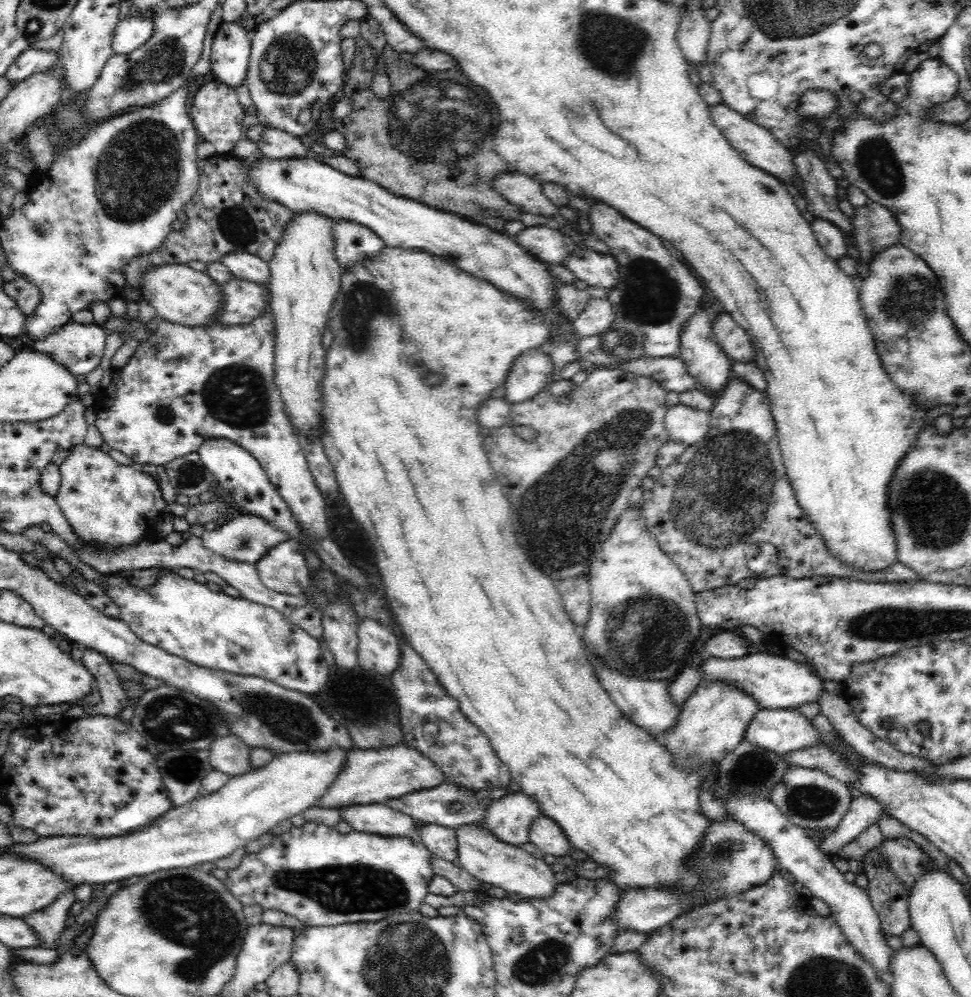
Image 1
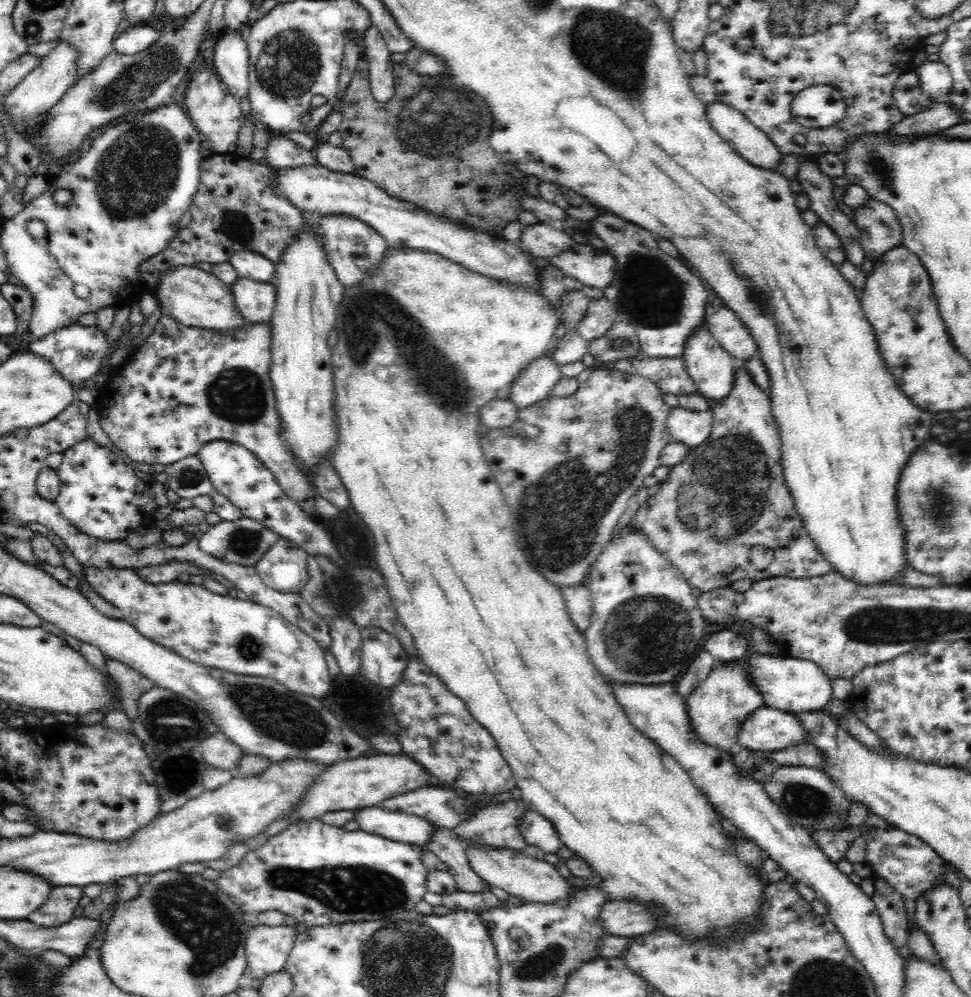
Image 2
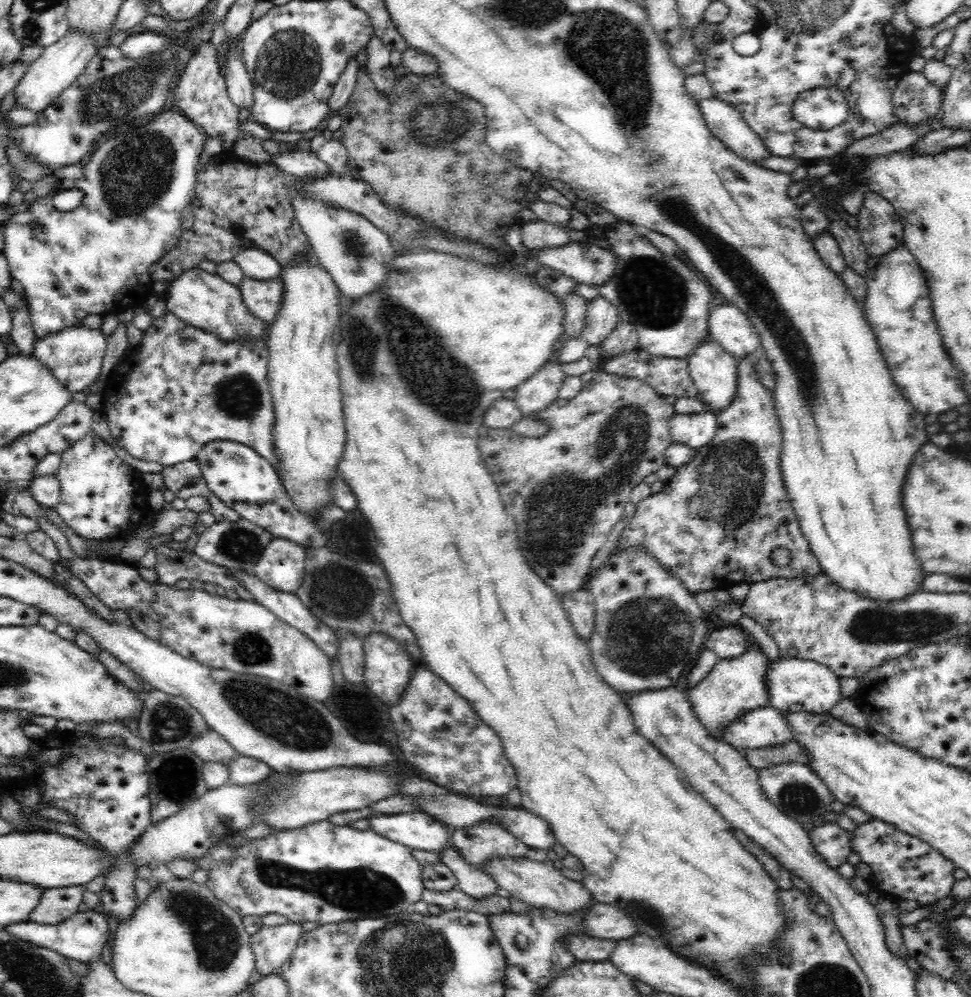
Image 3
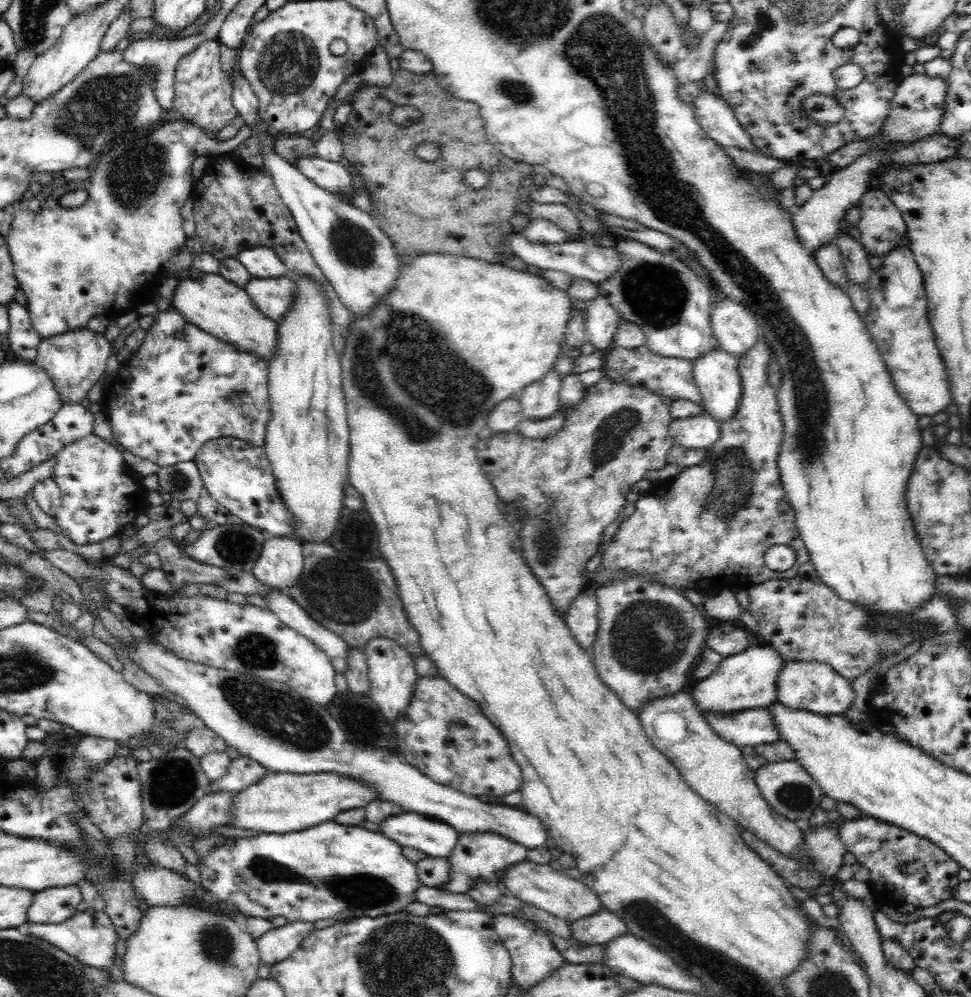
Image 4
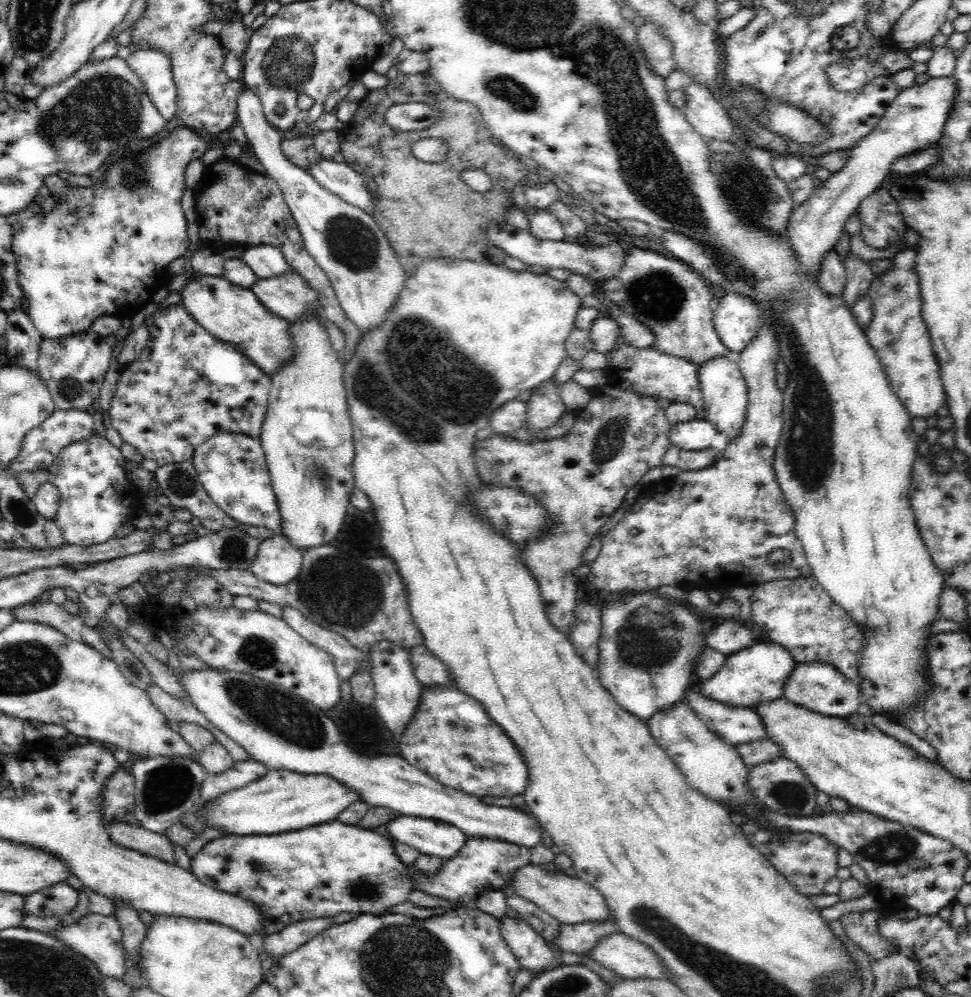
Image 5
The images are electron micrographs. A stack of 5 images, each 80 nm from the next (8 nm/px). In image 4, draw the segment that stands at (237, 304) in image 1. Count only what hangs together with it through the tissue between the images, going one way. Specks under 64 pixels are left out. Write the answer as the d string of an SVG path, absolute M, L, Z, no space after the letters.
M287 275L268 279L251 278L243 290L262 315L276 322L295 301L295 282Z

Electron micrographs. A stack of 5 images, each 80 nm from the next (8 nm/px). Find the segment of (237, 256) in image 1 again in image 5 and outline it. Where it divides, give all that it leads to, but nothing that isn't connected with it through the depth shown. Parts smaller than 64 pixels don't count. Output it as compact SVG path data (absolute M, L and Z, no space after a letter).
M270 245L248 247L240 256L257 279L277 277L288 272L289 266L280 248Z

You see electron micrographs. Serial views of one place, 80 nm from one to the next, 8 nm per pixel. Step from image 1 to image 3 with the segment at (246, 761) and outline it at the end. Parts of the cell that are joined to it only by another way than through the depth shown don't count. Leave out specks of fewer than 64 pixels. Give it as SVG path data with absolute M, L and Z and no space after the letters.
M212 730L205 732L192 742L188 742L187 745L205 764L219 762L229 766L239 755L236 748L233 748L221 734Z

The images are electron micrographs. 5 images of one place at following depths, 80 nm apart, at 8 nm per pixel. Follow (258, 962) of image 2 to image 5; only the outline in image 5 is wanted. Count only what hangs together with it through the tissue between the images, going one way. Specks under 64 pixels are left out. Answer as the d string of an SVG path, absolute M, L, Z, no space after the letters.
M328 917L291 922L279 932L268 934L262 942L262 947L272 960L279 959L290 951L295 951L299 946L318 936L322 930L326 930L330 926L330 918Z

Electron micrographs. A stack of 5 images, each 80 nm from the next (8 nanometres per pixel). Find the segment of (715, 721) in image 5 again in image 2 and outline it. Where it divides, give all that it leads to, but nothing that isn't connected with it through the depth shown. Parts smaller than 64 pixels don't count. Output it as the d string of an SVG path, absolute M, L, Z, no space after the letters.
M764 706L756 709L741 723L736 748L770 754L804 743L805 728L796 714Z

